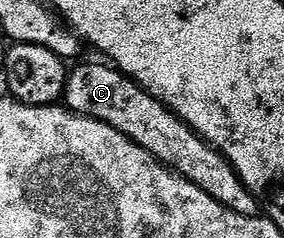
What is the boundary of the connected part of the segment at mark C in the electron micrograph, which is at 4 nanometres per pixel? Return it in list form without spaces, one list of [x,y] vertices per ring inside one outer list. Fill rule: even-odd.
[[[79,62],[79,67],[75,71],[73,68],[67,74],[64,96],[67,111],[75,111],[77,115],[110,125],[112,129],[140,145],[140,149],[150,153],[162,166],[170,168],[192,185],[204,189],[204,193],[208,193],[212,201],[220,201],[224,209],[232,209],[232,213],[240,213],[244,217],[255,217],[259,214],[258,200],[251,195],[232,165],[215,147],[203,141],[183,119],[172,114],[156,98],[153,91],[146,91],[138,83],[133,83],[109,62],[101,62]]]

